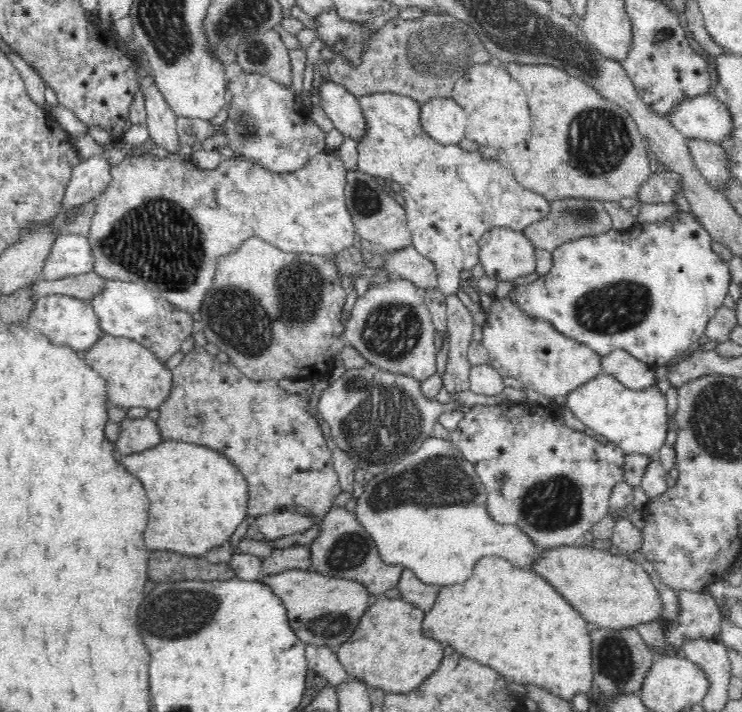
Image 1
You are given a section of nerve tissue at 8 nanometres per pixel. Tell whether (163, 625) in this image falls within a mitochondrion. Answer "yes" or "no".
yes

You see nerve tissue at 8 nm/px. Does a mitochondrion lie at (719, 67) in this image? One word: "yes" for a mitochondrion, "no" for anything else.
no

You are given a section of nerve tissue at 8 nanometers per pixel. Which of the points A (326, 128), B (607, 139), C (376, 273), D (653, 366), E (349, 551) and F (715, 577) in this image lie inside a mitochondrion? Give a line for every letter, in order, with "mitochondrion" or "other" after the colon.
A: other
B: mitochondrion
C: mitochondrion
D: other
E: mitochondrion
F: other

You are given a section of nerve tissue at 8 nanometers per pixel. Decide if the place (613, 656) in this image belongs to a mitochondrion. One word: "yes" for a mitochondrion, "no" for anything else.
yes

